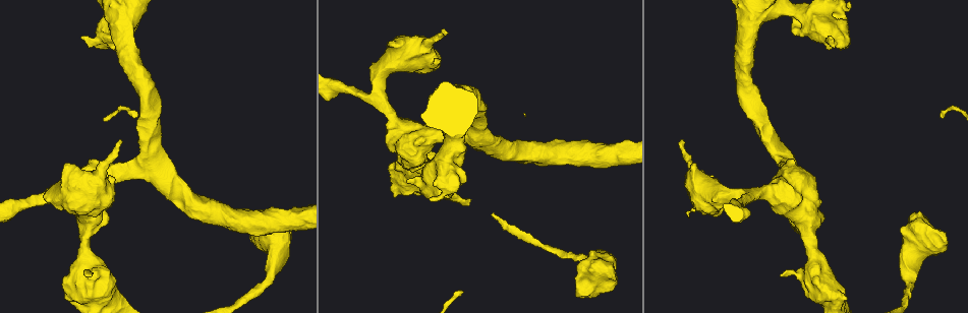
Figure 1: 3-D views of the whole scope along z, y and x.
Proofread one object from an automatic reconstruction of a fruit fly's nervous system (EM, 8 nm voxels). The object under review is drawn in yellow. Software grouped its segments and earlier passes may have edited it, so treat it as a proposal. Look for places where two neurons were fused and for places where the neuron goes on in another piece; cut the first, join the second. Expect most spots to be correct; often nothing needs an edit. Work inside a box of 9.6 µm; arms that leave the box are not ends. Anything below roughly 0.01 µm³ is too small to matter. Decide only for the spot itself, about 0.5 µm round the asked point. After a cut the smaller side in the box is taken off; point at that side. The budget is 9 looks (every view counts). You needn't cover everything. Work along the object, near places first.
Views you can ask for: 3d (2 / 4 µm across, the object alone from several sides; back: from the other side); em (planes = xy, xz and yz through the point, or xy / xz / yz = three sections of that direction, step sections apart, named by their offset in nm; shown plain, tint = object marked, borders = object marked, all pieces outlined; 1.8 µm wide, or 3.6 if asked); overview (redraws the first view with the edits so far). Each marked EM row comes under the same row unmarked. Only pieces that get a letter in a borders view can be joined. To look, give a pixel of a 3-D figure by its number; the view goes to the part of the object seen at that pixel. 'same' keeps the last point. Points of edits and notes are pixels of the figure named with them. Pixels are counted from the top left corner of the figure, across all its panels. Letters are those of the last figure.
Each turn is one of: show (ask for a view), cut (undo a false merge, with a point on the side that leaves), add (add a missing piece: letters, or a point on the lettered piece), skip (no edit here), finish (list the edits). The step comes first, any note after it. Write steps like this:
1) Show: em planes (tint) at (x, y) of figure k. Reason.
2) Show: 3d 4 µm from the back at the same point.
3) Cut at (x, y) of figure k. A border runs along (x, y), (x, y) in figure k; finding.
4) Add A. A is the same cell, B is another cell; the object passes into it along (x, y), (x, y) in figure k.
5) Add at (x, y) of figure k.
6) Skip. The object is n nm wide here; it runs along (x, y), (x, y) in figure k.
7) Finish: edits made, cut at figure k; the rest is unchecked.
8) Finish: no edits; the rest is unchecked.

Show: 3d 4 µm at (946, 236) of figure 1. Thick end.

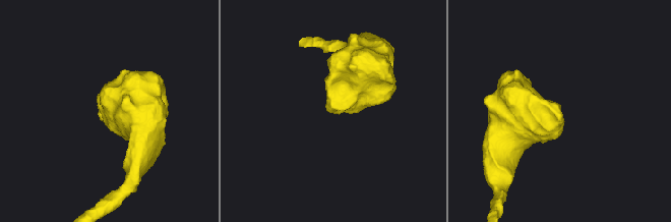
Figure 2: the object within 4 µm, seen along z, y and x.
Show: em planes (borders) at (326, 108) of figure 2.

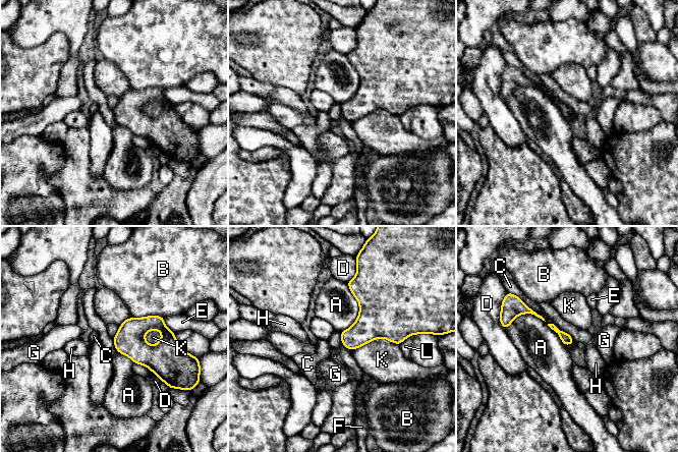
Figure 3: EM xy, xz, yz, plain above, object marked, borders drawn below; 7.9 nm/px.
Skip. A, B, C, D, E, F, G, H, K and L are other cells; a border runs along (515, 295), (546, 321) in figure 3; no lettered piece goes on from it.

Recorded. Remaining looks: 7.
Show: 3d 4 µm at (445, 30) of figure 1. Branch stops here.

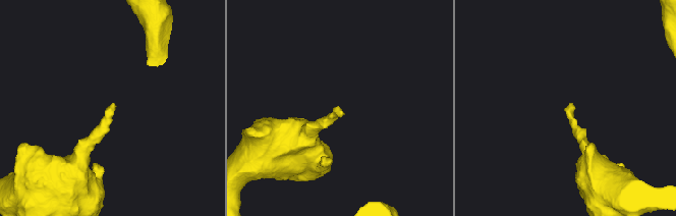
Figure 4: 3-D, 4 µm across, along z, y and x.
Show: em yz step 16 (tint) at (570, 104) of figure 4. Need the tissue.

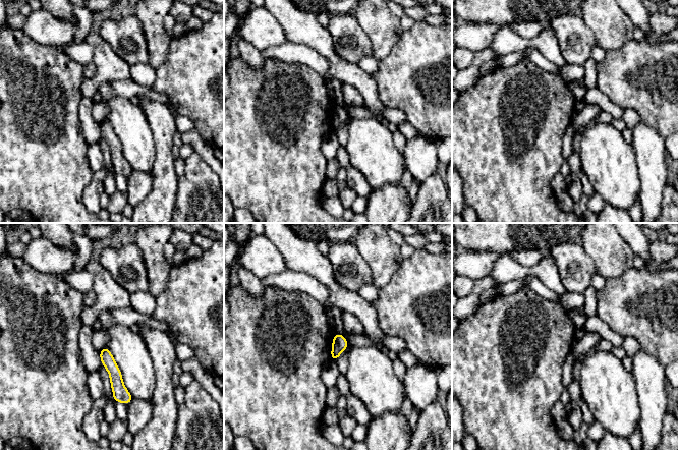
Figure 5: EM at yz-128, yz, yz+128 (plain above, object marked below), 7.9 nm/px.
Show: em planes (borders) at the same point.

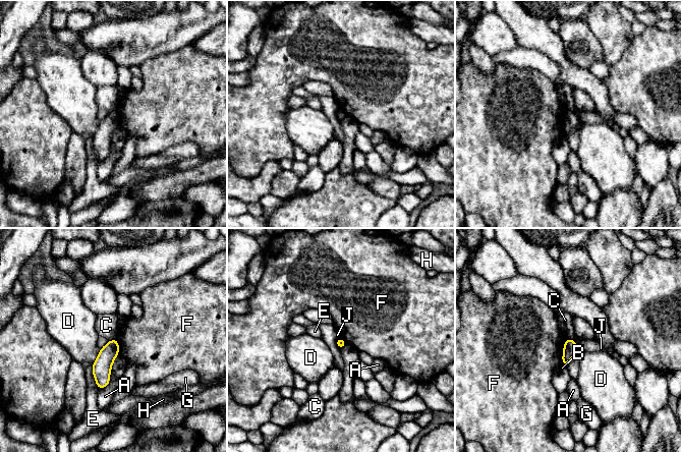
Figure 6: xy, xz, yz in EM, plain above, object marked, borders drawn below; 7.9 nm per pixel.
Skip. A, B, C, D, E, F, G, H and J are other cells; a border runs along (115, 338), (109, 341) in figure 6; none of them fits.

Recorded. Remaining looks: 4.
Show: em xz step 4 (tint) at (84, 42) of figure 1. Stops while still wide.

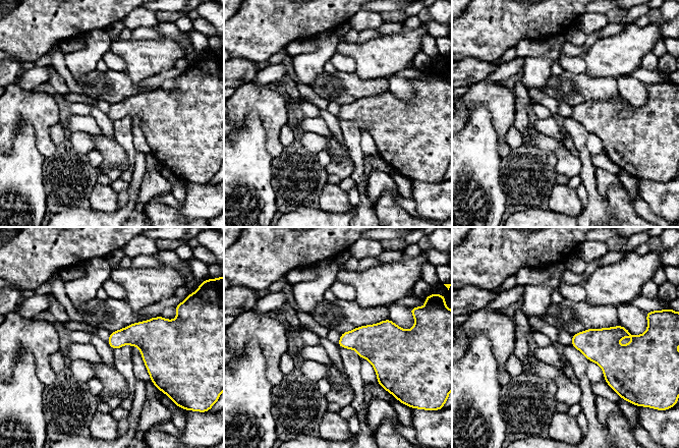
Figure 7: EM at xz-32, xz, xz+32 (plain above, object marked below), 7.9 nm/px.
Show: em planes (borders) at the same point.

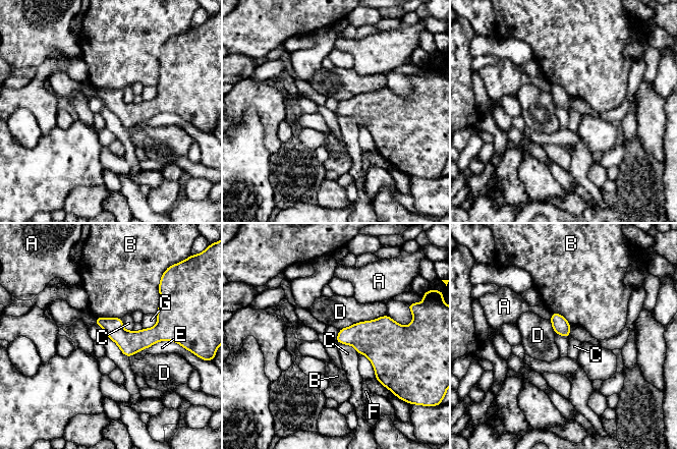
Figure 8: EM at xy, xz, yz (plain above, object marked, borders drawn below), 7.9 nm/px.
Skip. A, B, C, D, E, F and G are other cells; none of them fits.

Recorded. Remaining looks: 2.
Finish: no edits; the rest is unchecked.

